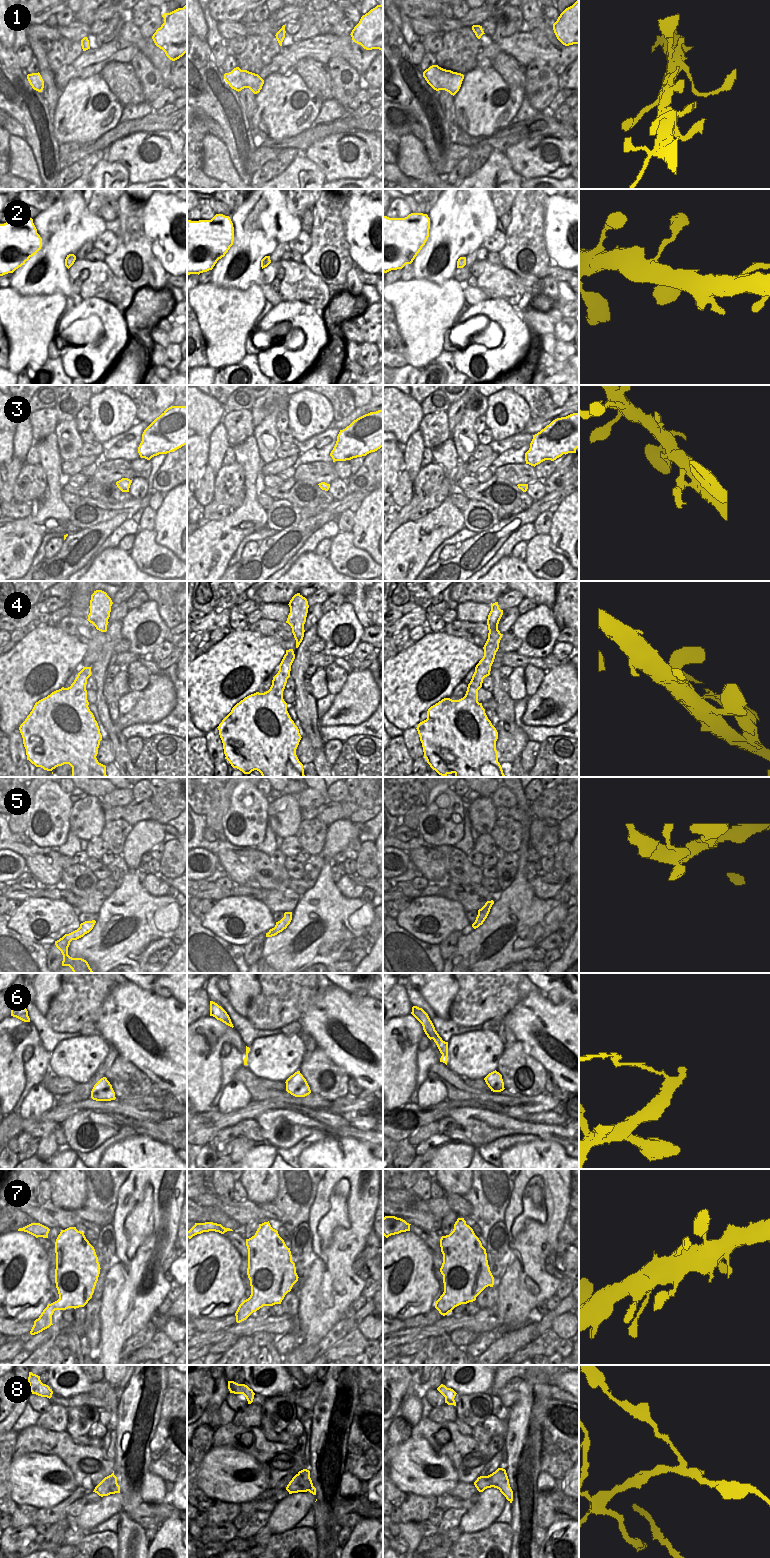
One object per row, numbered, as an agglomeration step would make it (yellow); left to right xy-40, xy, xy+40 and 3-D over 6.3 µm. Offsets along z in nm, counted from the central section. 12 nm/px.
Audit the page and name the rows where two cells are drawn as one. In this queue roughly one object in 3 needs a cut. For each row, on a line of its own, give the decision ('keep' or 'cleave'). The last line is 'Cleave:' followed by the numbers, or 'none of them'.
1: keep
2: keep
3: keep
4: keep
5: keep
6: cleave
7: keep
8: cleave
Cleave: 6, 8

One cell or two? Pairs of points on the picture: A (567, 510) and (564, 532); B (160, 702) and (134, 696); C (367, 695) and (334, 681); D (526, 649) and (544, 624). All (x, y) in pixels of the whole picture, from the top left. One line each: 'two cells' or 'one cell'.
A: one cell
B: two cells
C: two cells
D: one cell

